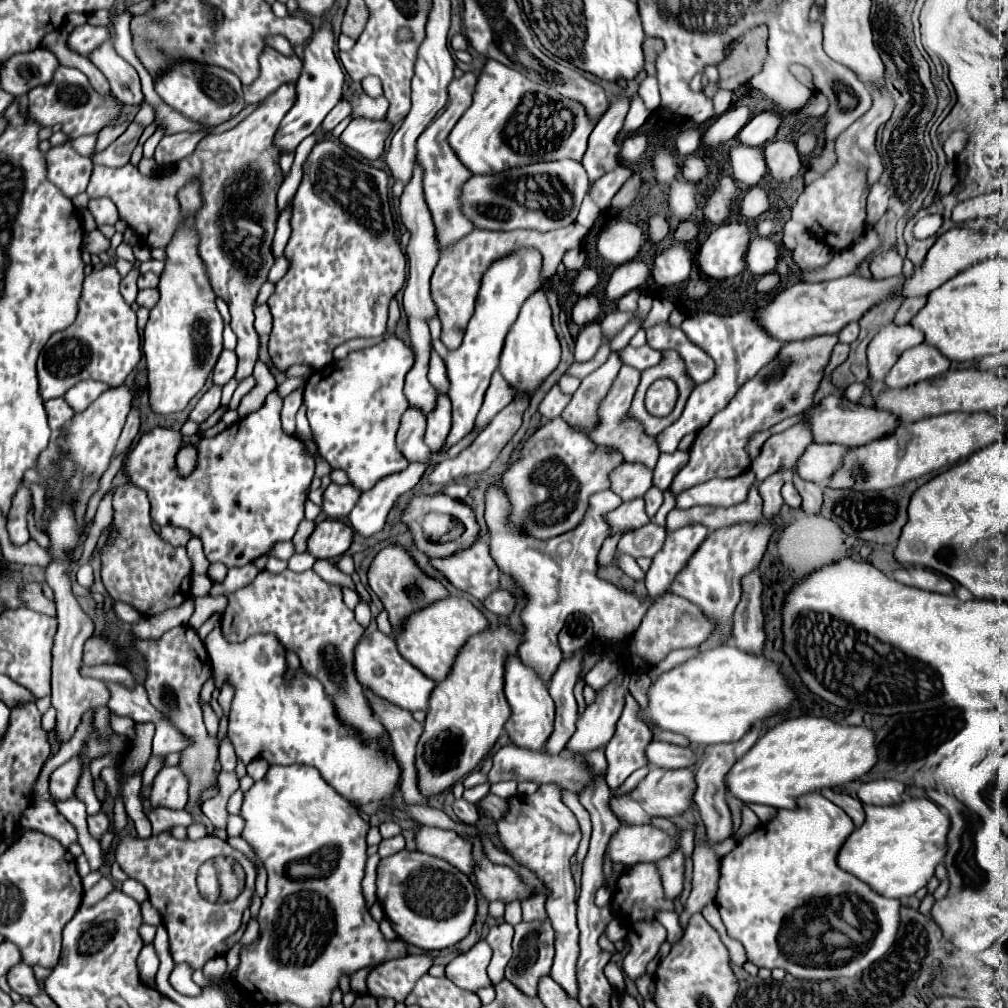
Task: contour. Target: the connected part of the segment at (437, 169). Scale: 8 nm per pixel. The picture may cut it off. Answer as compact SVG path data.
M467 72L465 76L451 80L449 104L447 104L445 112L437 120L433 120L425 128L425 132L417 138L417 162L425 168L425 178L423 178L425 200L427 200L427 206L431 210L431 216L435 220L435 226L439 230L439 244L441 246L453 244L455 240L459 240L459 236L473 230L471 222L465 216L461 216L461 212L459 212L459 188L461 188L463 180L467 180L471 176L471 172L467 172L467 168L463 168L463 164L459 162L459 158L455 156L455 152L451 150L451 146L445 140L447 140L451 128L463 116L463 112L471 106L475 84L477 84L477 78L473 72Z

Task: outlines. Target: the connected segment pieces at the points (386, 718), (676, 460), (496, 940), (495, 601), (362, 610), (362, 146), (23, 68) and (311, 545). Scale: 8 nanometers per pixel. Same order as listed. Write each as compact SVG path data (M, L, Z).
M365 690L365 696L375 710L381 724L387 728L395 758L403 764L403 796L405 806L407 804L423 804L427 806L427 800L421 796L417 788L417 772L415 772L415 744L423 732L423 724L417 722L411 712L391 704L389 700L381 700L371 690Z
M679 450L673 454L661 454L657 460L657 466L653 470L653 484L665 492L671 486L677 472L687 464L687 460L689 460L689 454L679 452Z
M507 922L497 924L497 926L493 926L489 930L489 934L487 934L485 940L487 940L487 944L493 950L493 960L491 960L489 968L487 968L487 972L489 972L489 976L491 976L493 982L499 982L499 980L503 980L505 968L507 968L507 964L511 960L511 952L513 952L511 950L513 926L507 924Z
M497 590L495 594L487 596L483 600L483 604L485 604L485 608L489 612L493 612L497 616L509 616L513 612L513 608L515 608L515 600L507 590Z
M359 602L357 608L355 608L355 618L359 620L359 624L363 624L363 626L367 628L369 622L371 622L371 610L369 610L369 604Z
M359 116L345 128L339 140L345 146L357 150L363 158L375 160L381 156L385 138L389 136L391 128L393 126L387 120L371 120L371 118Z
M37 48L25 54L15 54L5 62L5 72L1 72L1 88L13 96L25 96L31 88L51 82L51 76L57 66L59 66L59 60L45 48Z
M323 520L307 538L307 552L315 558L339 558L347 552L353 538L353 528L339 520Z

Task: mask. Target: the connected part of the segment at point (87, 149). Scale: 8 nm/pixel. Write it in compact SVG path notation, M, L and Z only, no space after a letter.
M97 134L85 135L72 140L73 148L81 155L92 157L94 155Z

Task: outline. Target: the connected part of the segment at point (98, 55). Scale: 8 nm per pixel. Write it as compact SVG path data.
M111 40L103 42L97 50L93 50L89 54L89 60L105 74L111 84L111 94L117 100L121 100L123 104L141 104L143 92L139 74L127 60L117 54Z

